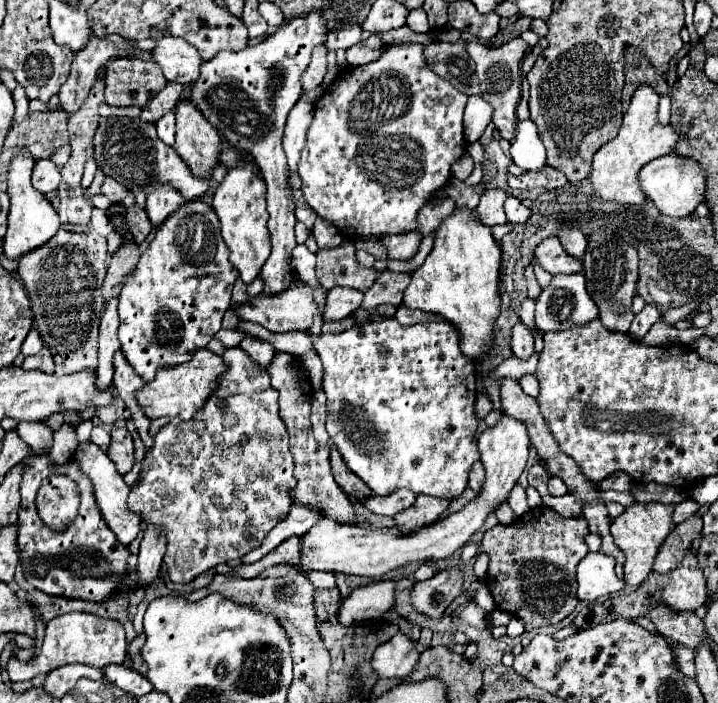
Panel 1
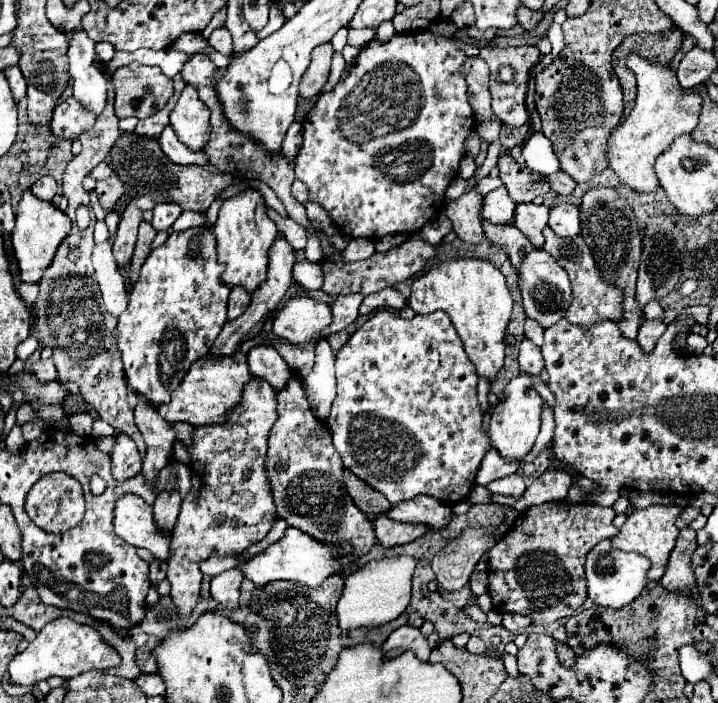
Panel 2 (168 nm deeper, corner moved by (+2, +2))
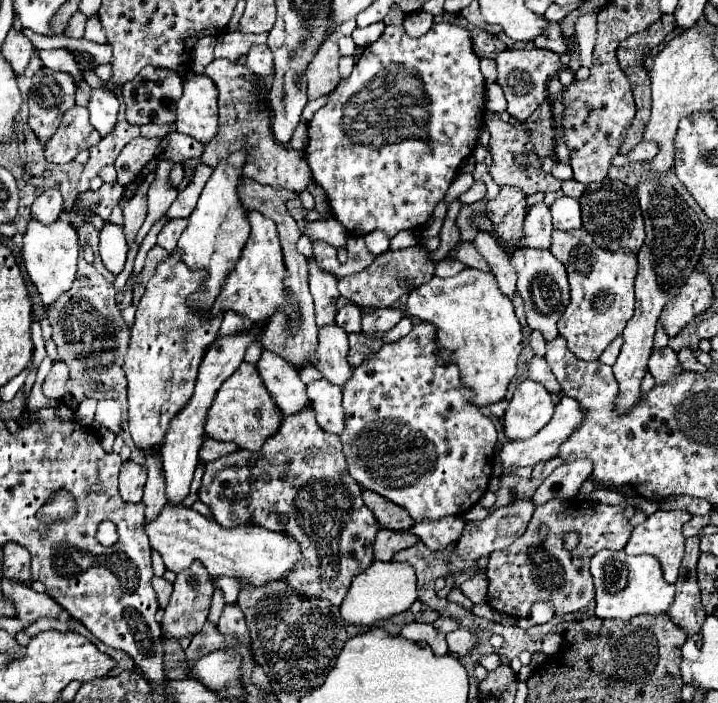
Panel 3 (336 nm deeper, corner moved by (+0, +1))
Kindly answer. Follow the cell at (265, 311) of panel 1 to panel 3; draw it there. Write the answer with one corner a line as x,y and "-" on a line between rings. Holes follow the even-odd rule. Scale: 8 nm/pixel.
329,325
319,331
319,345
313,363
325,379
339,387
343,387
343,383
349,381
349,375
353,373
351,365
347,363
347,351
347,333
341,327

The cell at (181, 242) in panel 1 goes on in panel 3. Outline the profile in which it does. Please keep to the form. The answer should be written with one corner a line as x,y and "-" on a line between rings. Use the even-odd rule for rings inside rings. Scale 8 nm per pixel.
175,251
157,267
137,305
123,367
129,381
129,431
133,443
143,453
159,453
165,445
169,423
191,399
201,359
207,347
217,339
221,315
201,319
201,315
187,305
187,297
201,291
203,283
205,271
189,271

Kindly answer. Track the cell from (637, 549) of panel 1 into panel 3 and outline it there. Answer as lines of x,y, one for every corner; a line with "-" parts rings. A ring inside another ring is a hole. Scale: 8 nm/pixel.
655,511
653,515
649,515
649,519
641,525
637,525
631,533
631,539
625,547
625,553
629,555
655,555
661,561
663,567
663,575
669,583
677,581
677,573
679,573
679,565
683,559
683,551
685,551
685,537
683,537
683,523
689,521
691,515
687,511

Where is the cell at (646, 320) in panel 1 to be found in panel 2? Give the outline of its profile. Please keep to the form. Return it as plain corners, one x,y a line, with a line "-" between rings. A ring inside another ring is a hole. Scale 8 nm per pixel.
661,318
655,320
643,320
639,326
639,334
637,334
637,342
641,344
643,350
651,350
655,346
655,340
665,332
665,322

